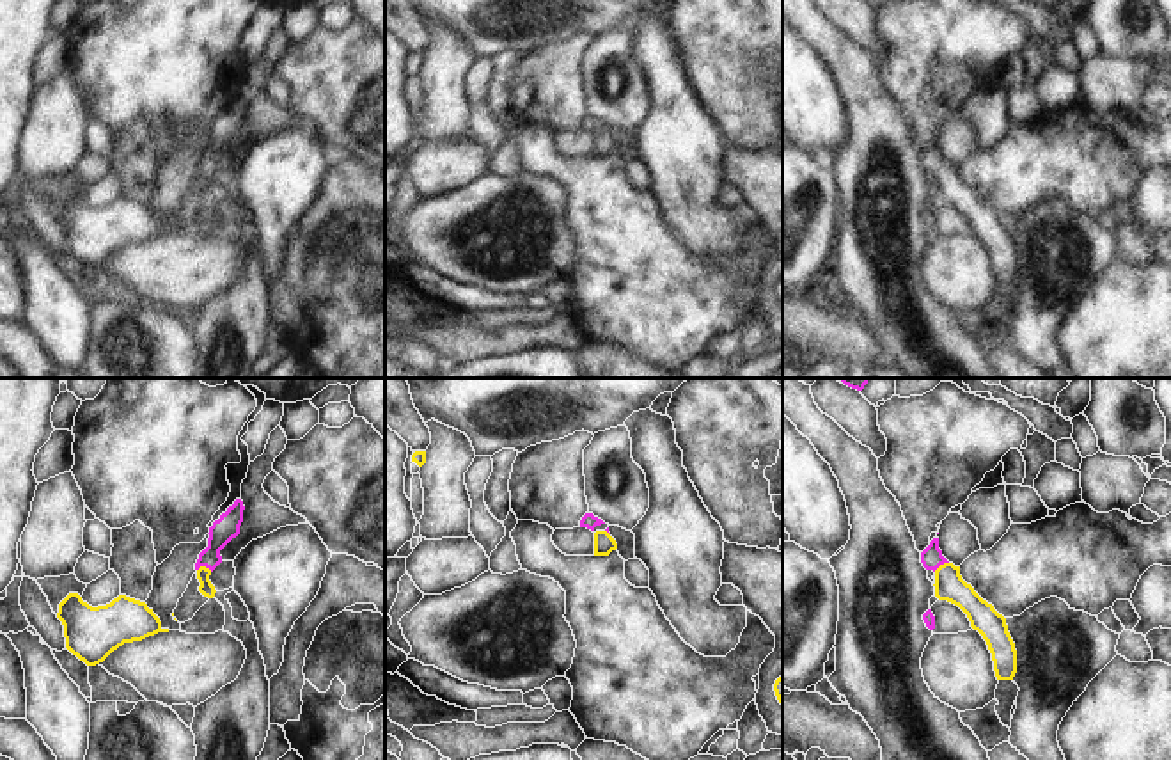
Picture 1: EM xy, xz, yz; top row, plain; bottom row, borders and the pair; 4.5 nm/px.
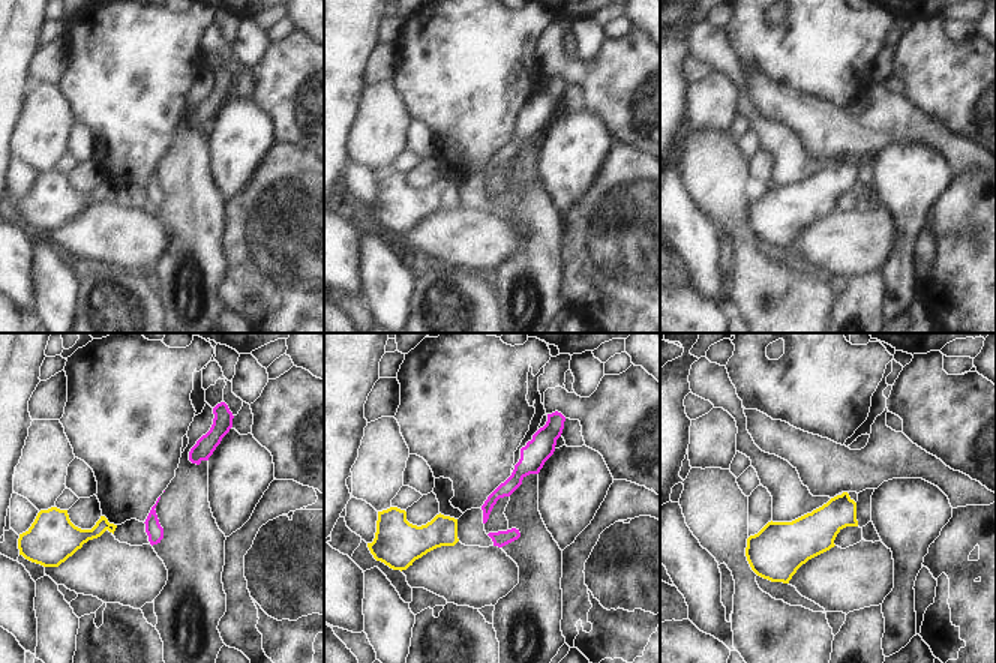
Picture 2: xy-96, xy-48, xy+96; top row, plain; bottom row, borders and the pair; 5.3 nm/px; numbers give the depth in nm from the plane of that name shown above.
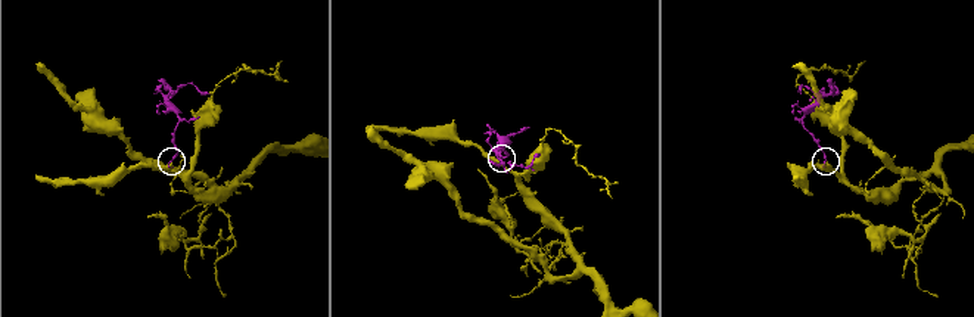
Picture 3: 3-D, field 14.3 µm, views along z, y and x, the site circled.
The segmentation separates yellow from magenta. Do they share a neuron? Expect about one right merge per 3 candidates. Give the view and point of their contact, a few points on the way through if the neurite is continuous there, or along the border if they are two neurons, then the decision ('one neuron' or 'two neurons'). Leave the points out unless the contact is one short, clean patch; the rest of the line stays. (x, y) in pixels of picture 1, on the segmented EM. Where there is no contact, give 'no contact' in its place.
meets yellow in xy at (204, 567); runs through xy (206, 588), (204, 567), (226, 528); one neuron

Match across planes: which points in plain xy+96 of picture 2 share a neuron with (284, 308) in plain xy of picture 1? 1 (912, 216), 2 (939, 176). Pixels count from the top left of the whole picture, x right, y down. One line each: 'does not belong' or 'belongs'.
1: does not belong
2: does not belong

